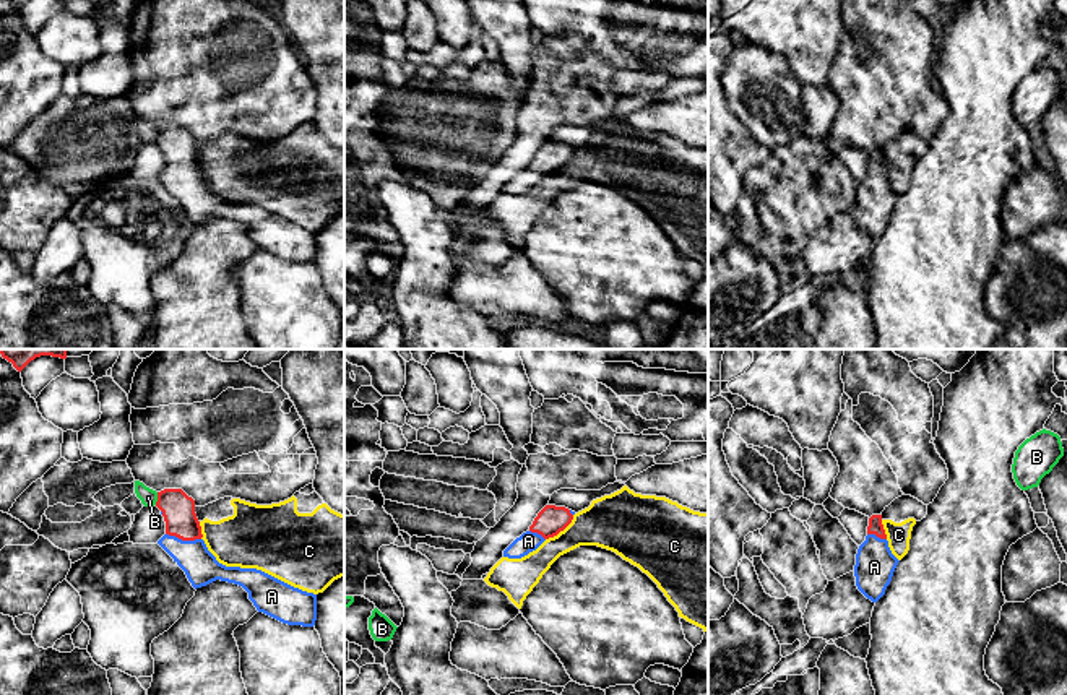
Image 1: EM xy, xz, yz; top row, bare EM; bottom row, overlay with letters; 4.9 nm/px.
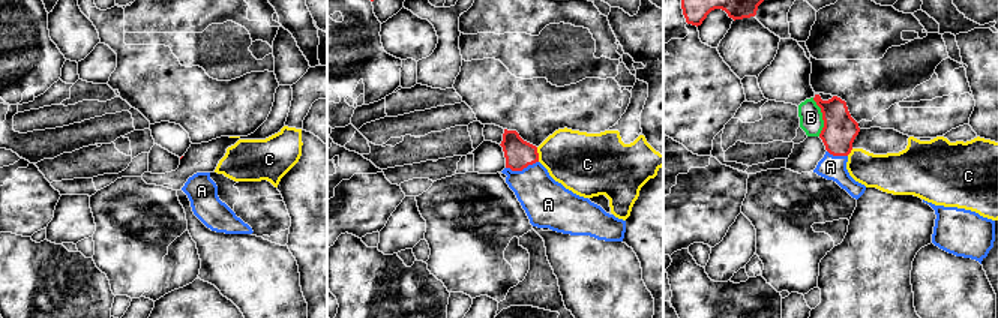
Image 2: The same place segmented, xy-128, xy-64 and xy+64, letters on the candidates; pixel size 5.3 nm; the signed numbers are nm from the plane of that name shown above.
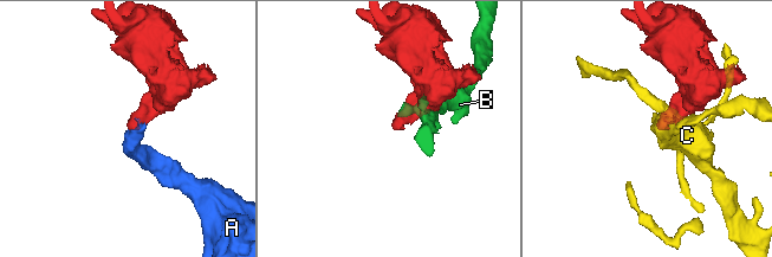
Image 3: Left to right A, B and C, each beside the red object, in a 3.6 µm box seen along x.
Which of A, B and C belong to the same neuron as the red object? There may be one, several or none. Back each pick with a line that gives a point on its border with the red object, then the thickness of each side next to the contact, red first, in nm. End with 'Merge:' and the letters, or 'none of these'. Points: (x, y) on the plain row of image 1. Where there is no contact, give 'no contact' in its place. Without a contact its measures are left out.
A: contact xy (184, 176); calibres 160 and 170 nm
Merge: A

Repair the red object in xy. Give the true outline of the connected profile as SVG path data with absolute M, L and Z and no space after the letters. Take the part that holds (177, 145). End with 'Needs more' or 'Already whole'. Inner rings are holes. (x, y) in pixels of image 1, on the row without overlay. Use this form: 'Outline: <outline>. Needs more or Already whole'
Outline: M182 125L158 128L156 143L166 158L166 171L158 180L185 208L195 226L216 216L234 219L248 229L258 248L287 261L315 261L317 231L294 224L261 206L226 203L216 196L201 175L195 136Z. Needs more

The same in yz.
Outline: M872 151L866 177L856 190L854 213L857 226L867 235L877 239L885 231L898 198L888 183L882 151Z. Needs more

